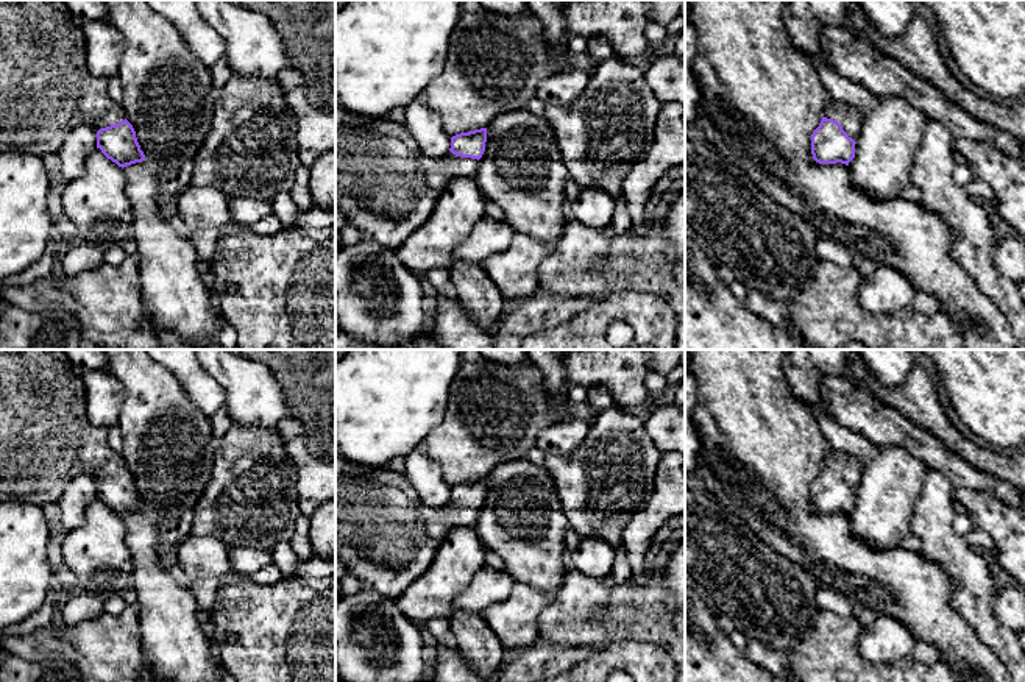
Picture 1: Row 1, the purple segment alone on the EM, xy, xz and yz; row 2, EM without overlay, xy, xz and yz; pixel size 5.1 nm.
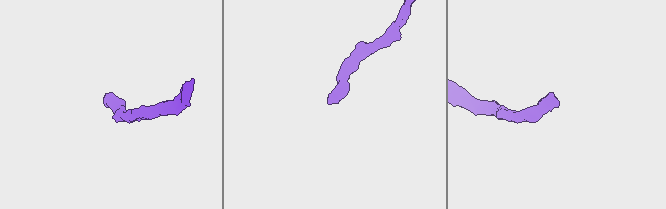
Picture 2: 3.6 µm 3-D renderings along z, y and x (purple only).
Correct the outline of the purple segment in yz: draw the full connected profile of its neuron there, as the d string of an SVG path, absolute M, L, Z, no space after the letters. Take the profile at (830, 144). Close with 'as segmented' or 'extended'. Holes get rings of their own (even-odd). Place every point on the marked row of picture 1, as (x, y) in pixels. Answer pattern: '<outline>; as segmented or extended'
M827 97L822 120L811 134L811 155L819 164L846 164L855 158L855 144L864 114L849 103Z; extended

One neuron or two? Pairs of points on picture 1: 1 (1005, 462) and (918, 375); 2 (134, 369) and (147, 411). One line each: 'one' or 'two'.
1: one
2: one

